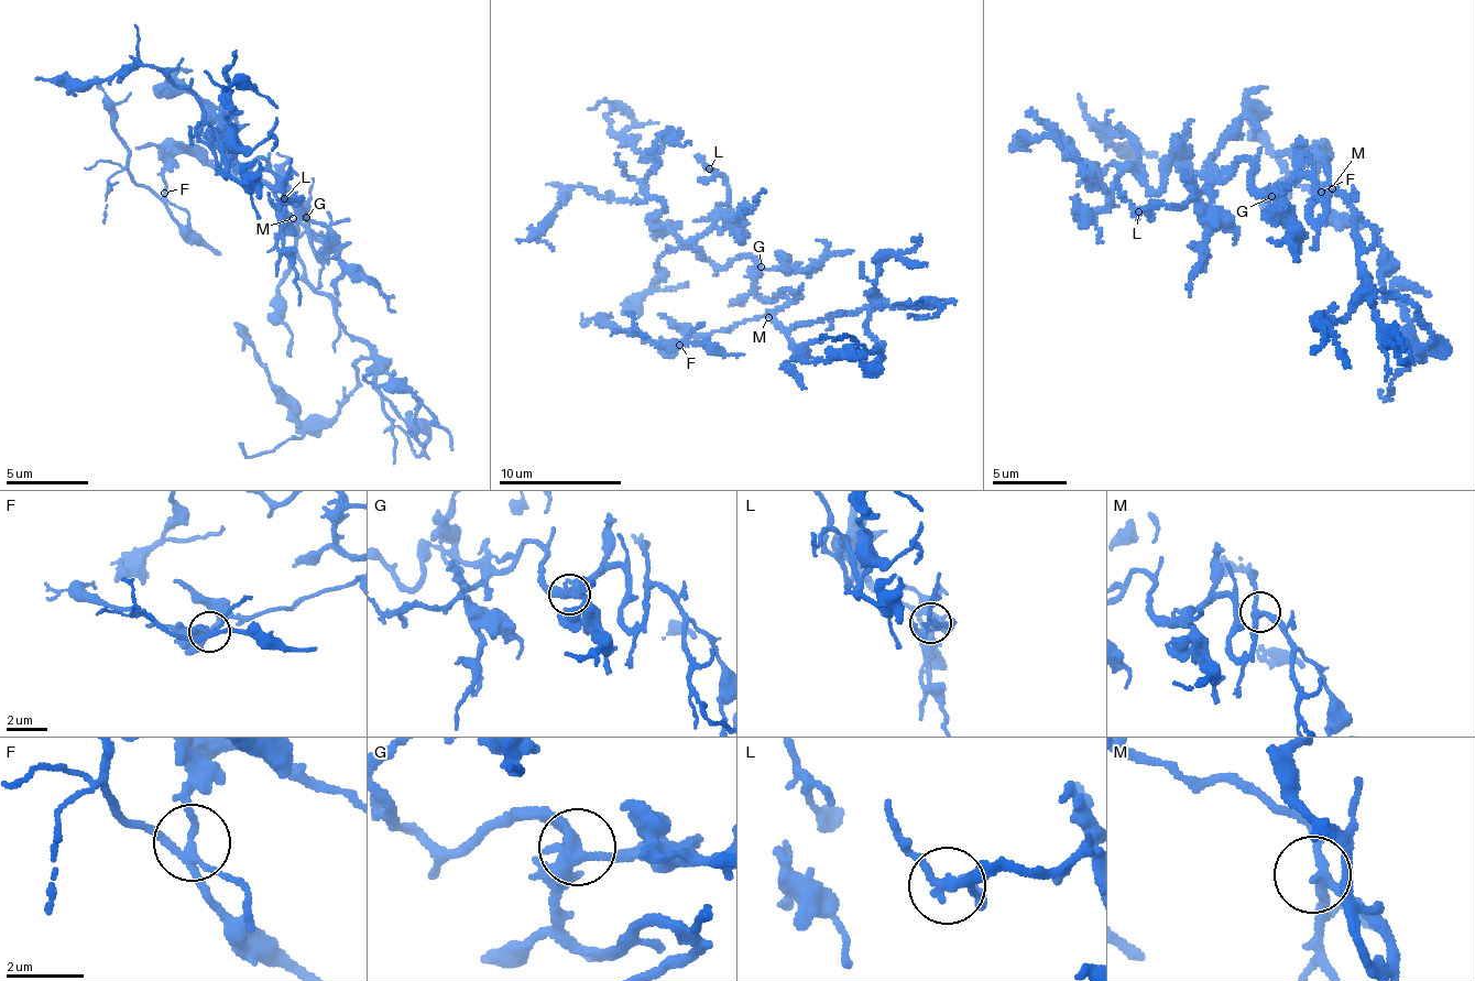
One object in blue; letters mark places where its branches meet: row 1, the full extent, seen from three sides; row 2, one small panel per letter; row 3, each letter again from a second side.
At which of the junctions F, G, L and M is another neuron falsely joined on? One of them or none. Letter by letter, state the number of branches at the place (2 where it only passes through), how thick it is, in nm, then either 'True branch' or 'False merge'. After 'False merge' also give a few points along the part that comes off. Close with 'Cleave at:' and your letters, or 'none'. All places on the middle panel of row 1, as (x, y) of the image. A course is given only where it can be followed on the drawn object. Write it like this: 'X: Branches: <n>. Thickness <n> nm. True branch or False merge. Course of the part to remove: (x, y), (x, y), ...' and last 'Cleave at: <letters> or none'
F: Branches: 4. Thickness 190 nm. False merge. Course of the part to remove: (680, 346), (656, 347), (614, 325), (607, 327), (594, 318), (583, 324)
G: Branches: 4. Thickness 360 nm. True branch
L: Branches: 3. Thickness 190 nm. True branch
M: Branches: 3. Thickness 240 nm. True branch
Cleave at: F

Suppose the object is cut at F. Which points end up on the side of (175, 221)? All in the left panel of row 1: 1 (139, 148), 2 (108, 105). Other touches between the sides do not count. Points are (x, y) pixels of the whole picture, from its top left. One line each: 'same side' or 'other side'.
1: other side
2: same side

